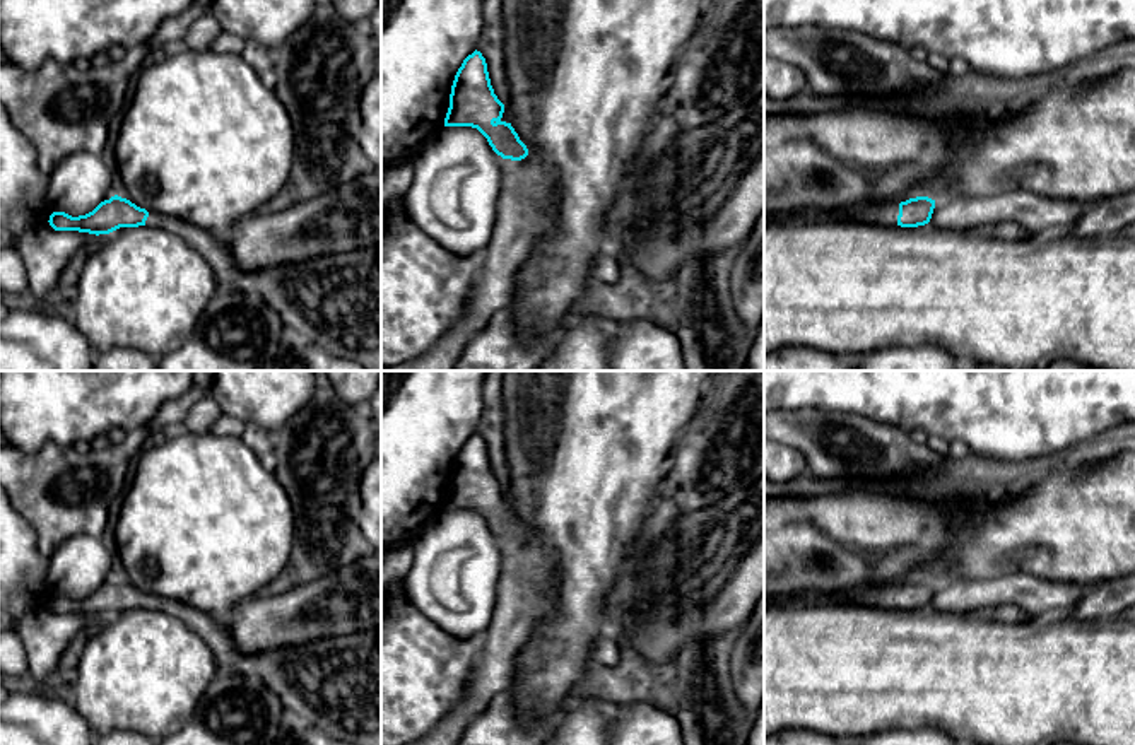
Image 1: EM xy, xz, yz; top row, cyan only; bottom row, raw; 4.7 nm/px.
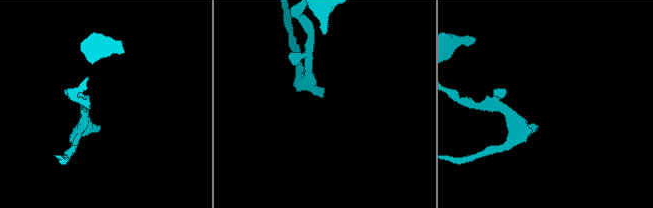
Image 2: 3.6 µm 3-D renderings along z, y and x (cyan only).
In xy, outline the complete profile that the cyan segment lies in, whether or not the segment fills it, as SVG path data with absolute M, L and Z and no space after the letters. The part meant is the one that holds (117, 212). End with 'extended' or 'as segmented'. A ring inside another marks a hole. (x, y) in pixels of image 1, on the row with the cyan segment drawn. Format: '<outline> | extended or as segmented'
M118 195L85 215L53 212L48 222L55 231L96 236L120 227L164 229L195 248L210 263L217 280L262 297L294 340L315 343L366 371L381 371L381 248L326 255L251 273L232 261L226 236L140 208Z | extended

